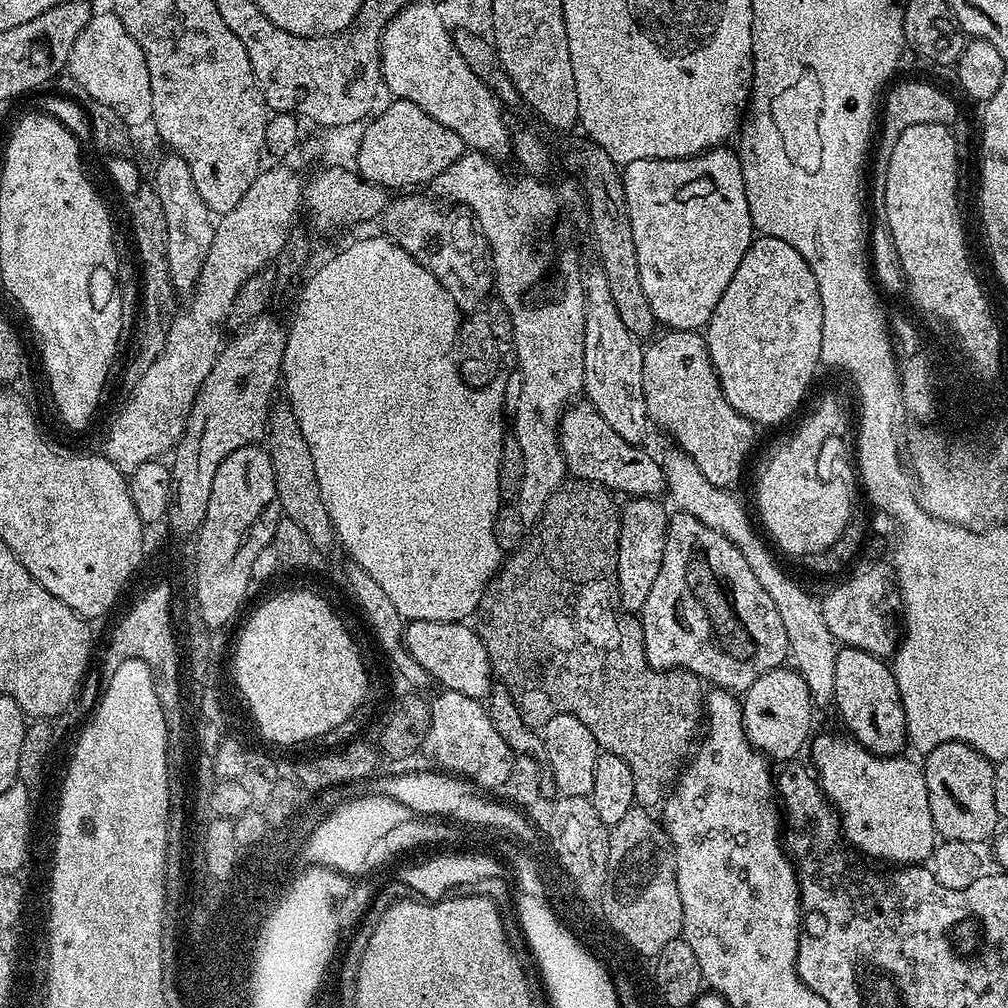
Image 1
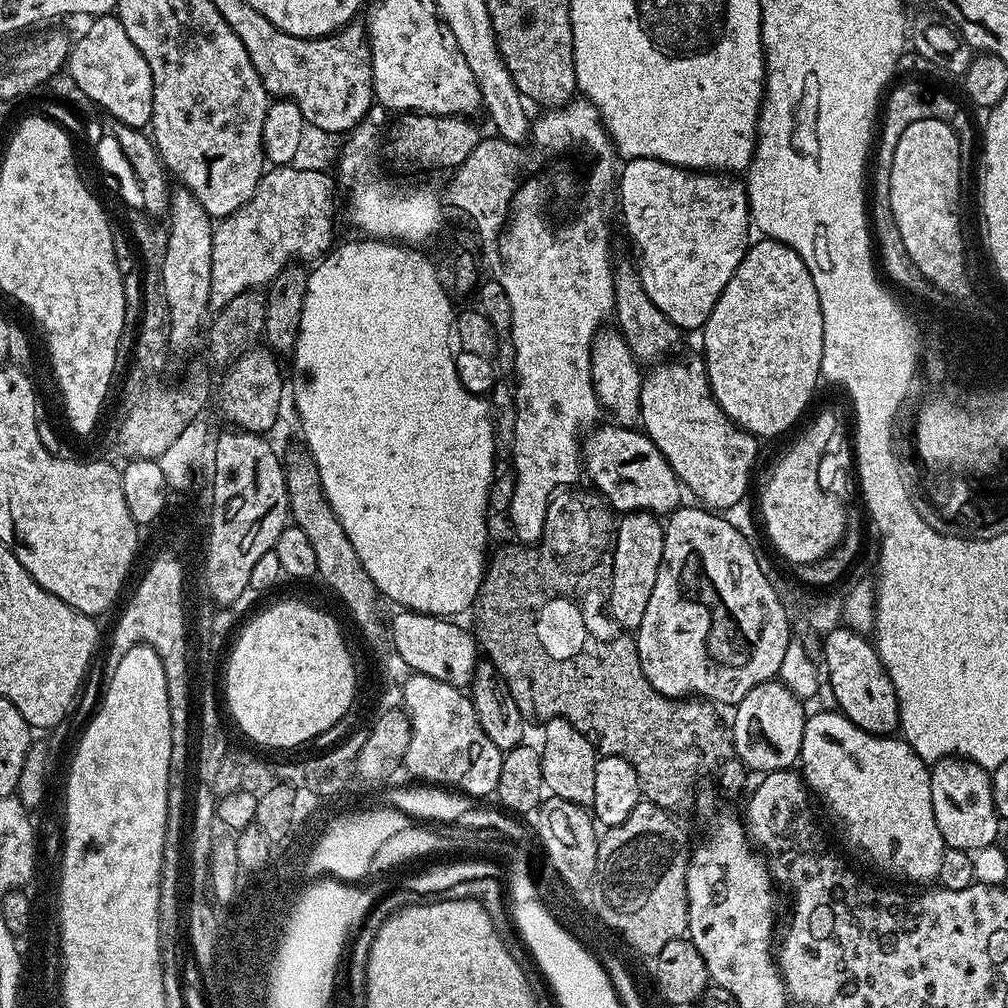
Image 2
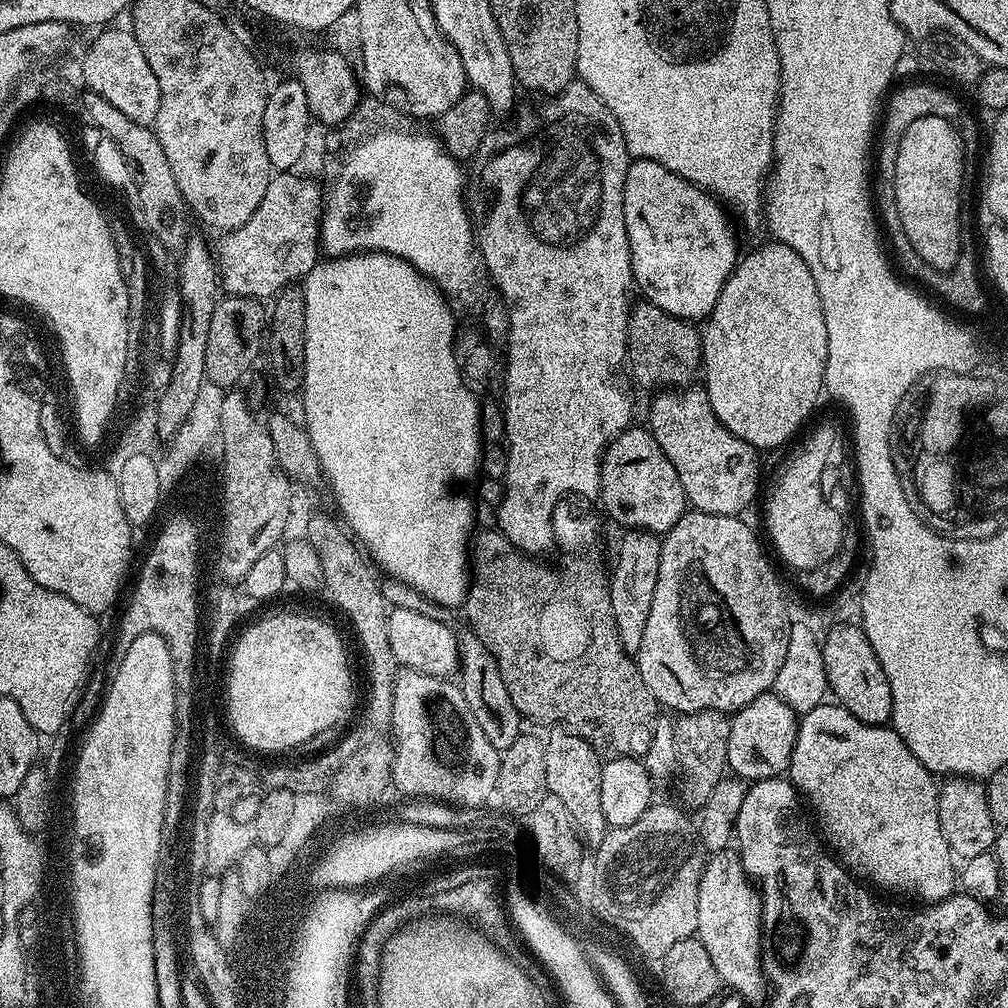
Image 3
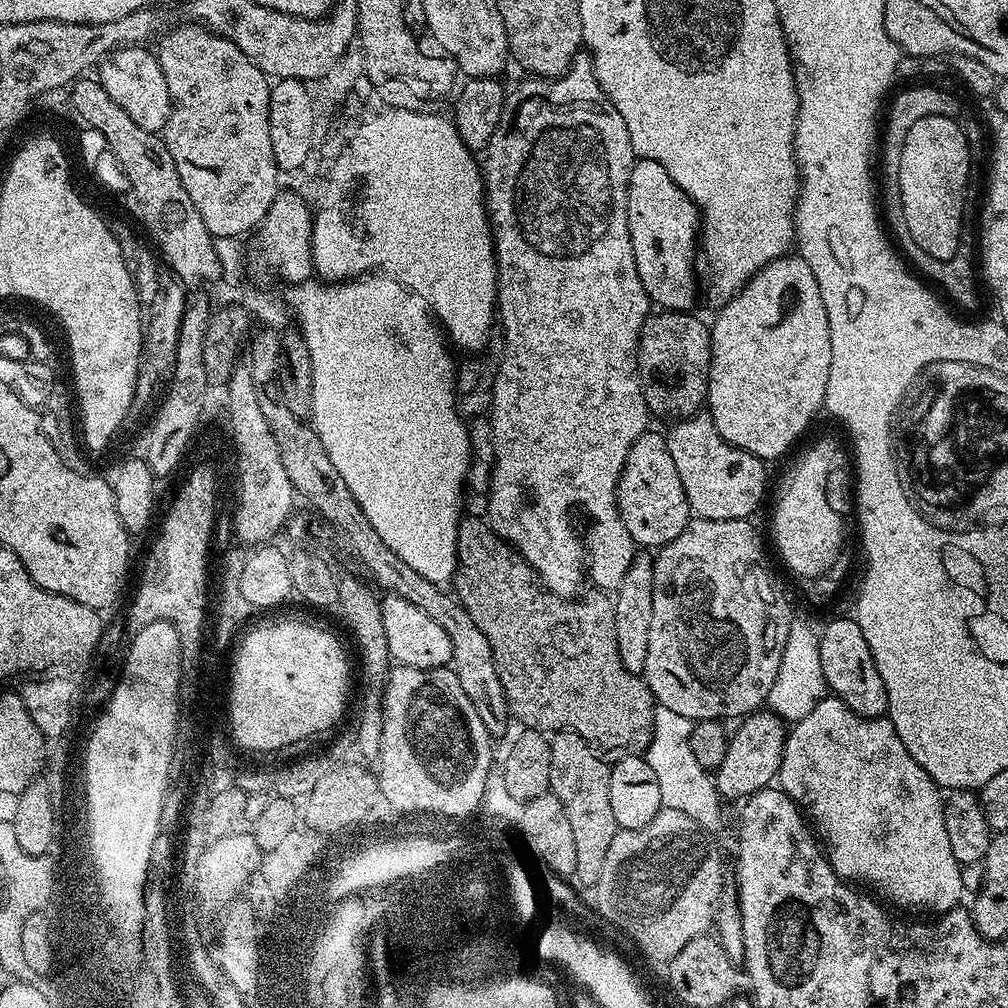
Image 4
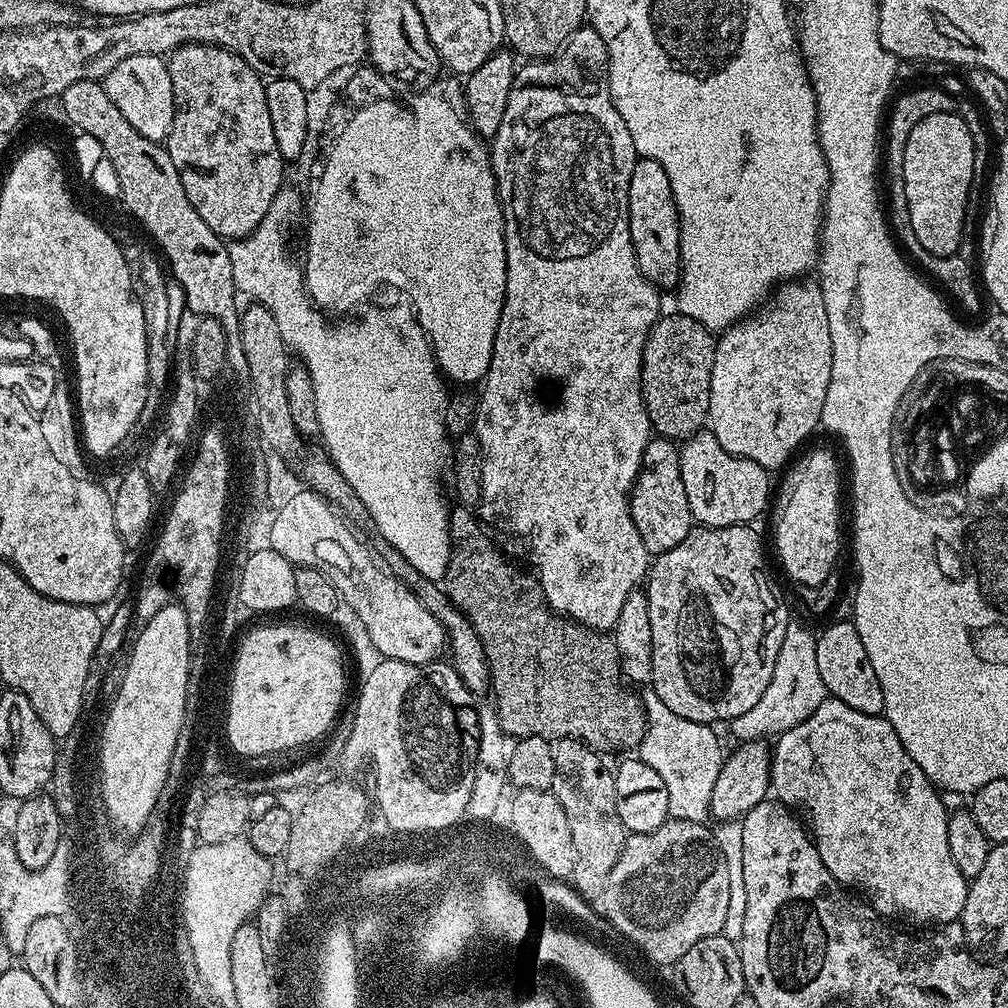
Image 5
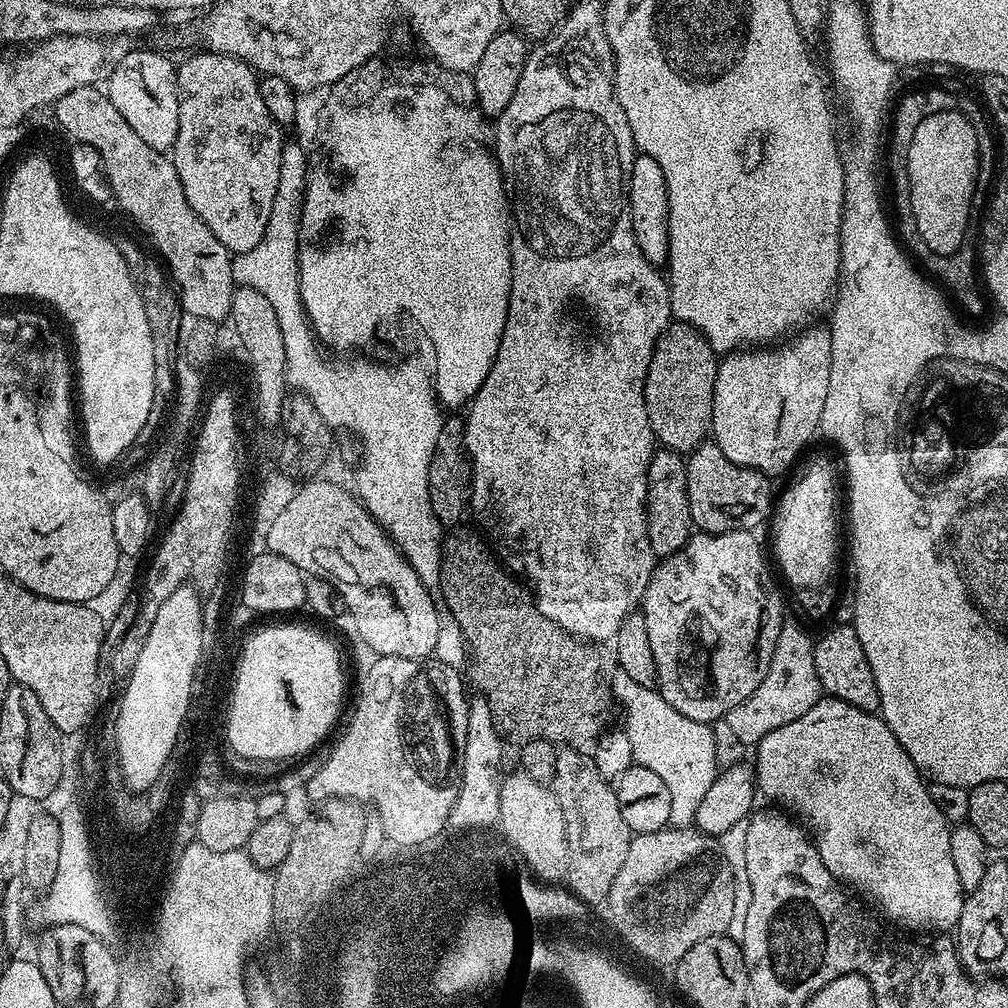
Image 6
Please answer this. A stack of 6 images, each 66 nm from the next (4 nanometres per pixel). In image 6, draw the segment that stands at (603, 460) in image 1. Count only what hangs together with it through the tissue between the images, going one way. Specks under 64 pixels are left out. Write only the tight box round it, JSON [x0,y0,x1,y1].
[648,447,694,558]

